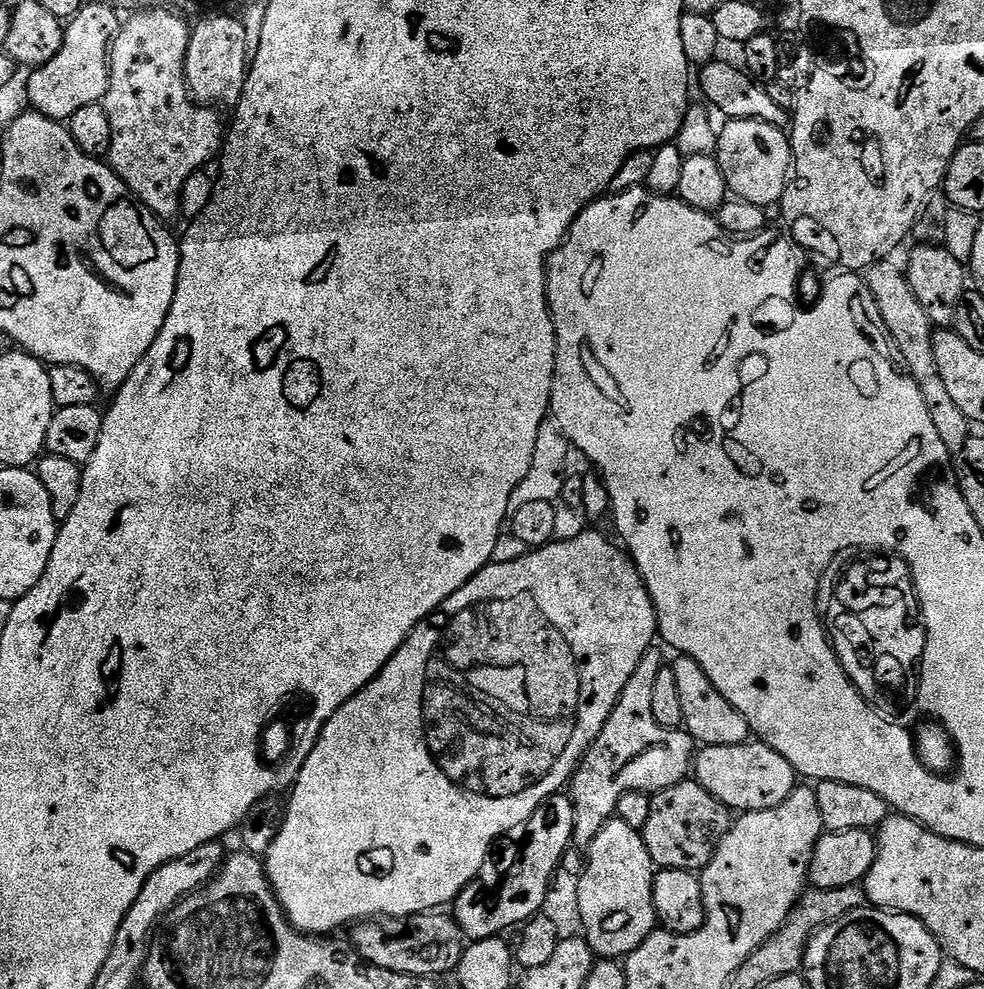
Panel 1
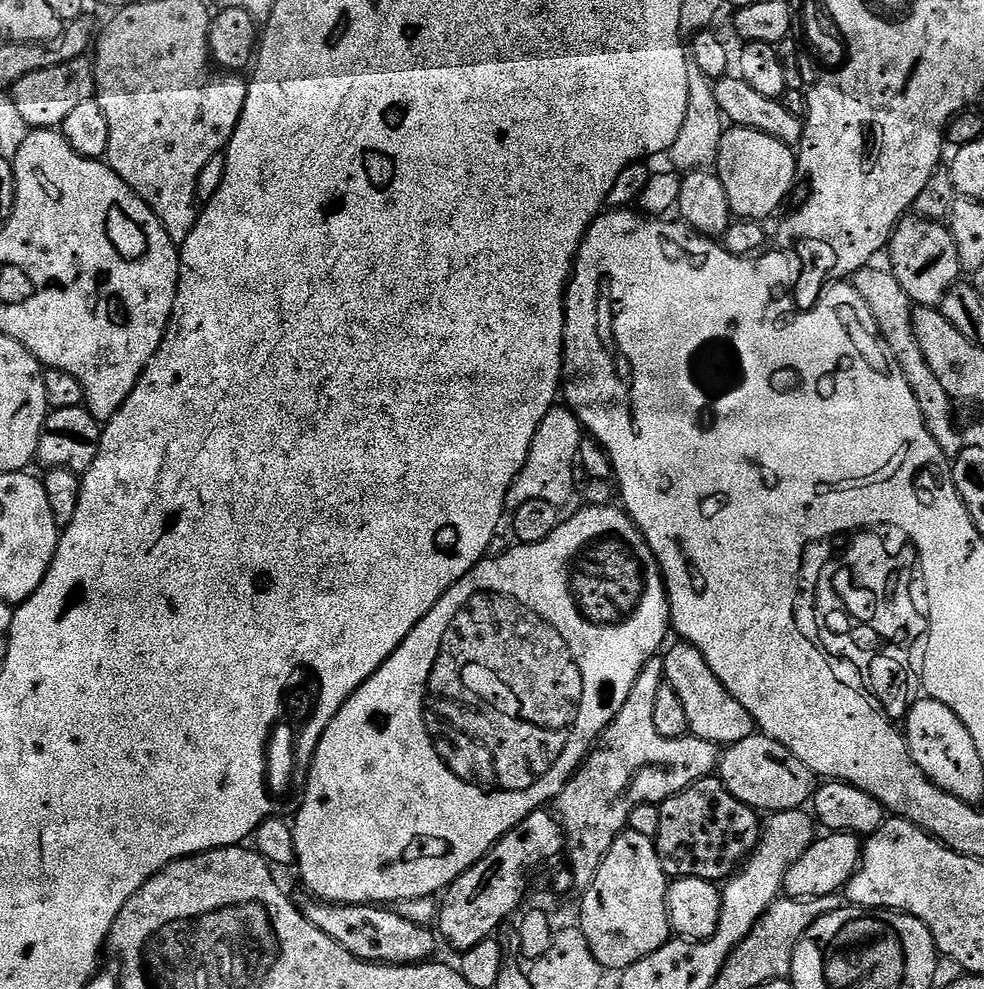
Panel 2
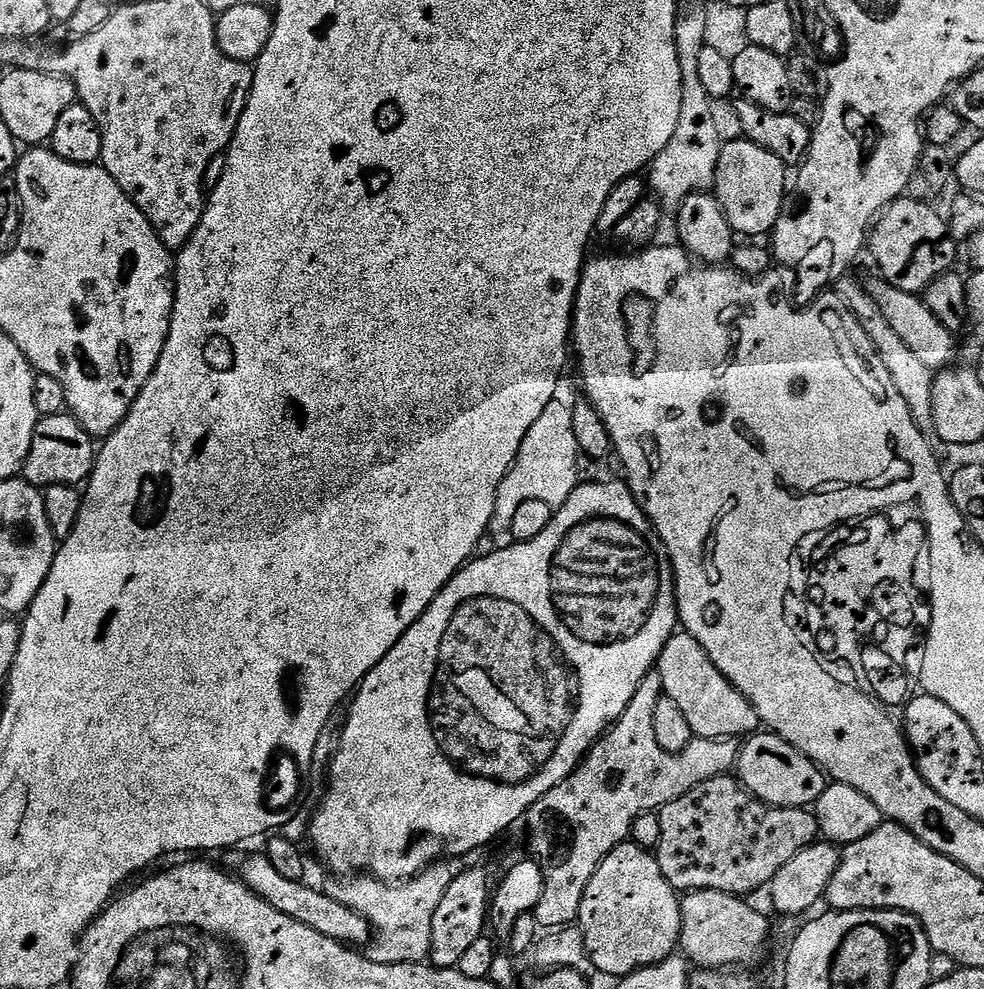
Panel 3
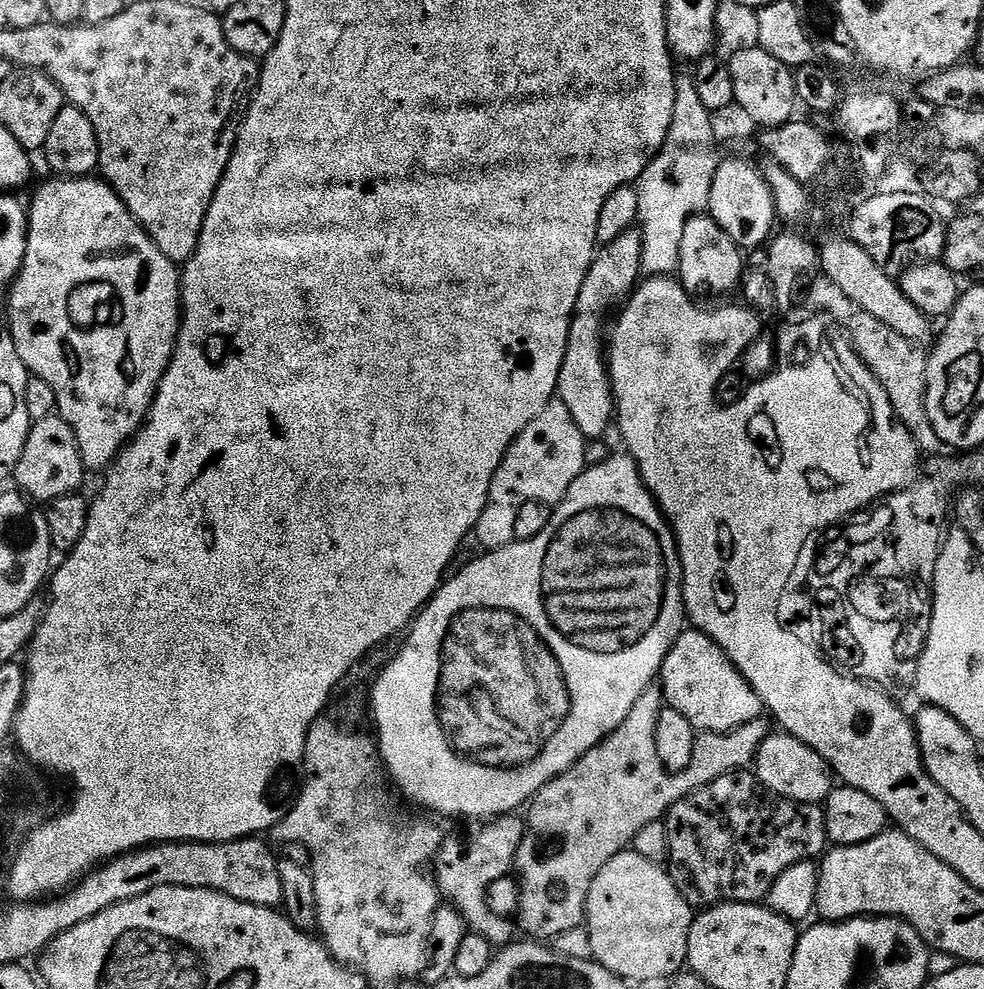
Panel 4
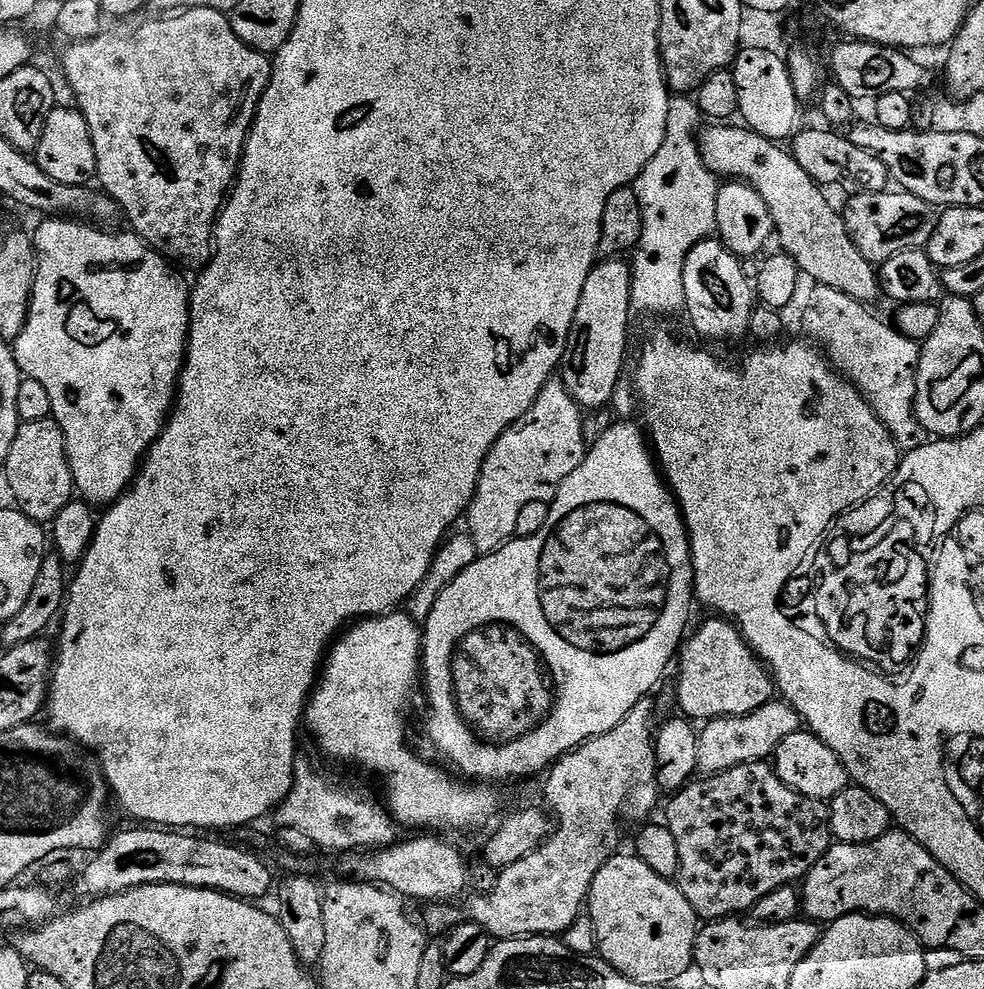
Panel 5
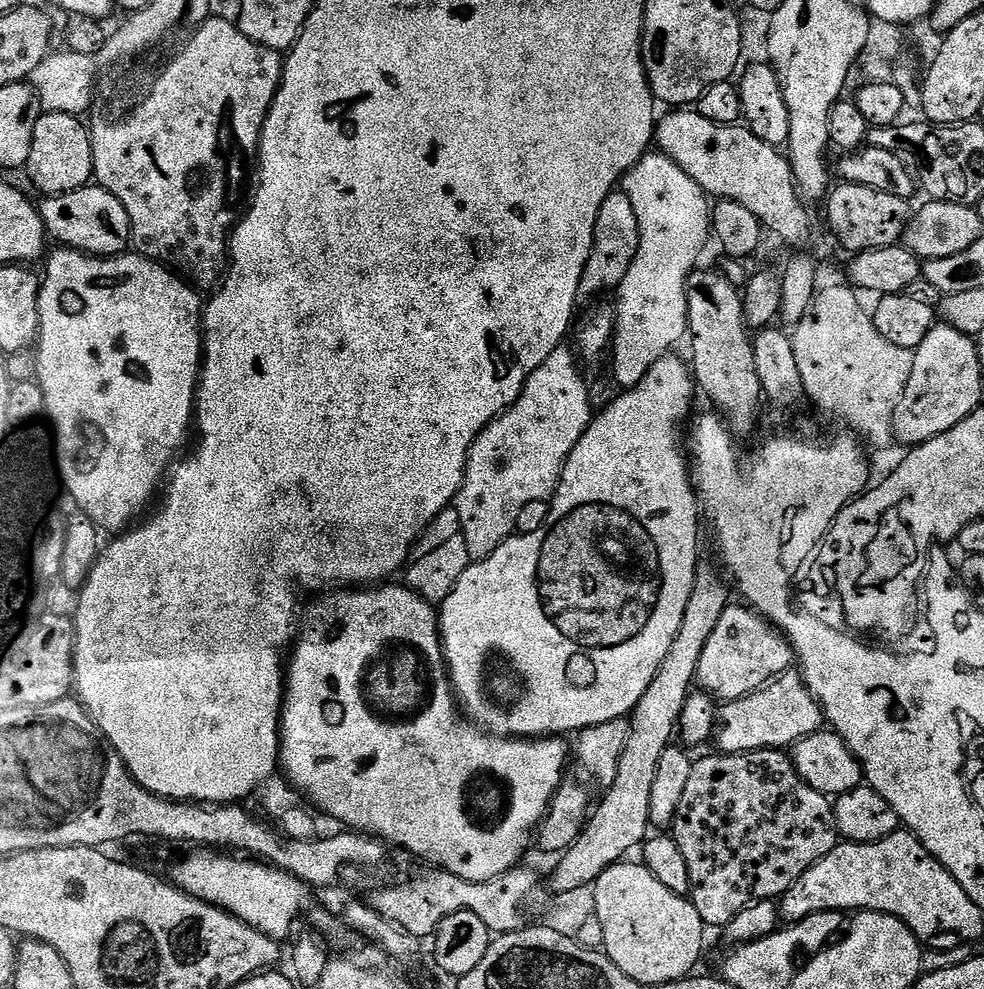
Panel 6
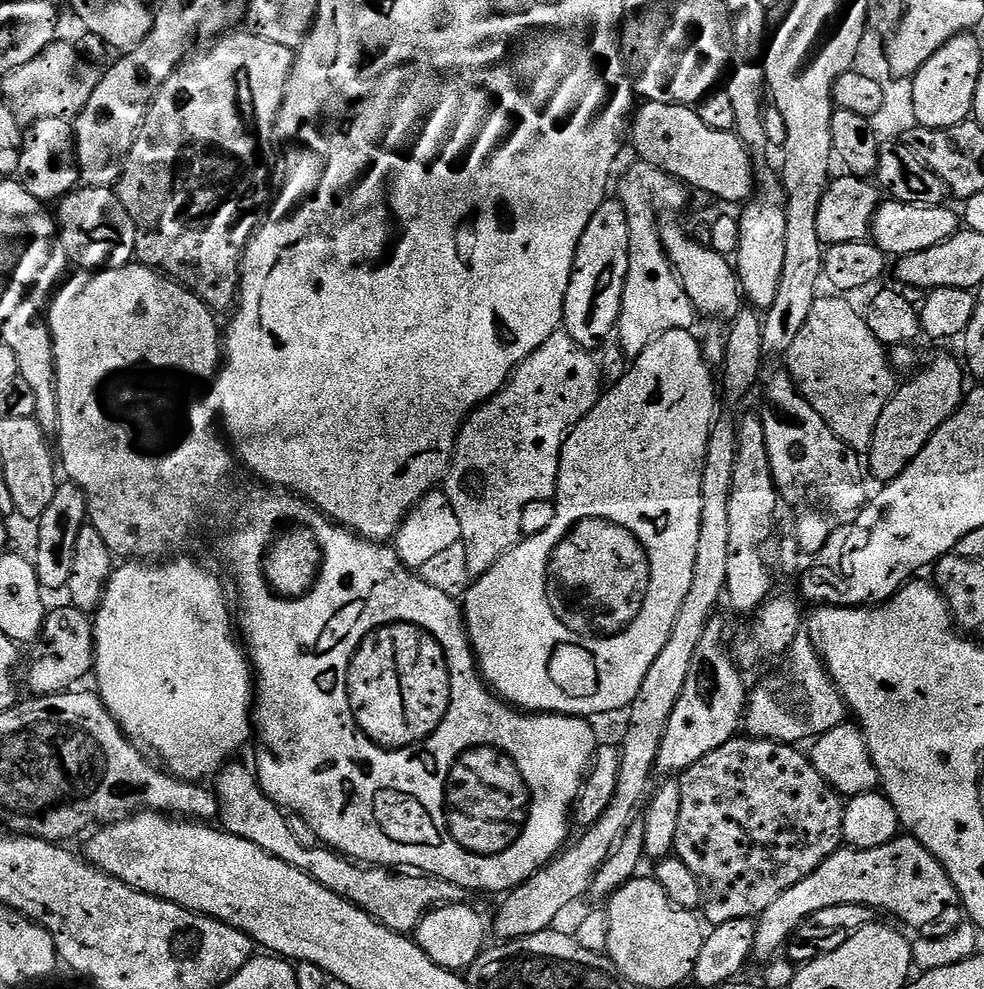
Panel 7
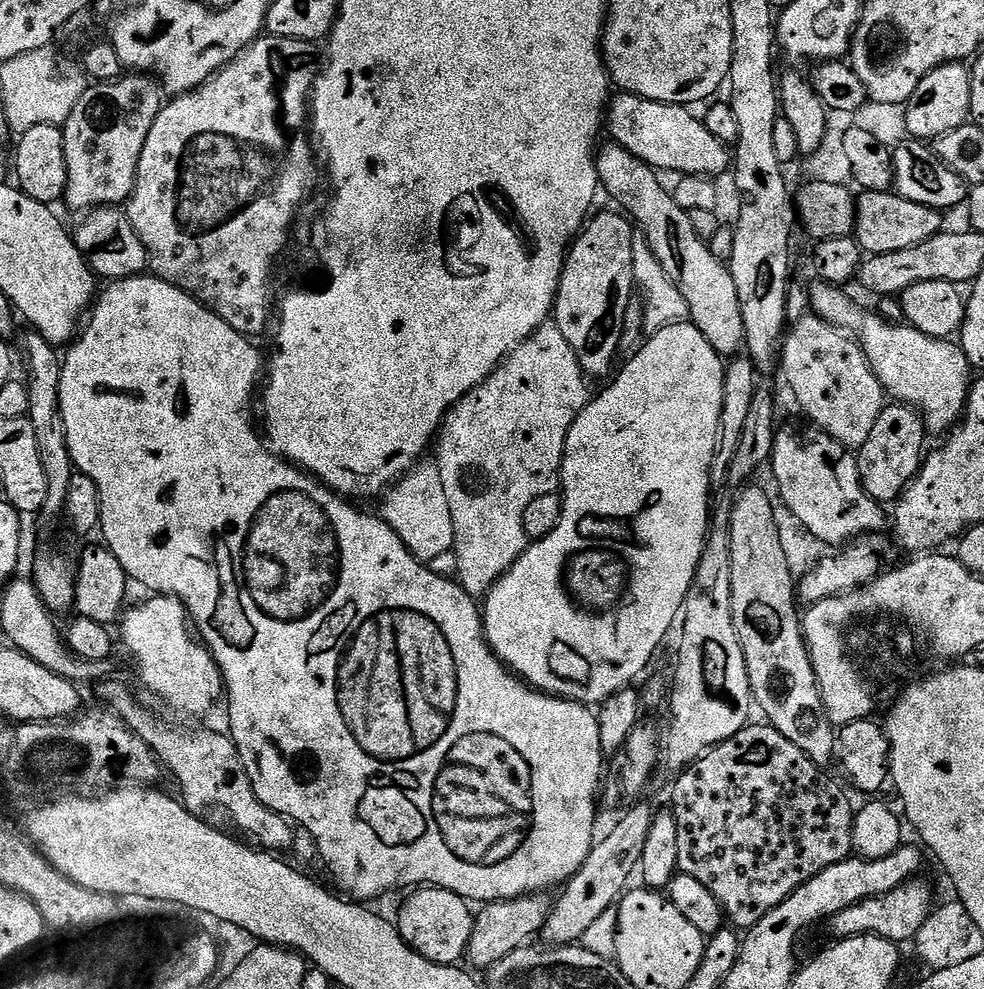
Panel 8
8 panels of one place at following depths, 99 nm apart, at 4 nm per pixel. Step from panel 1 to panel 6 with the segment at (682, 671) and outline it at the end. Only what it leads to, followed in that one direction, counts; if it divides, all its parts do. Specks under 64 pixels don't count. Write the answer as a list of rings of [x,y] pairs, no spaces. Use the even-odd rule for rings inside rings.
[[[729,606],[718,618],[718,626],[714,626],[714,634],[706,638],[706,650],[702,650],[702,658],[698,658],[698,670],[696,671],[696,684],[707,695],[720,702],[729,700],[741,700],[759,688],[769,684],[778,674],[786,670],[784,664],[784,652],[786,656],[786,641],[777,629],[769,626],[757,613],[747,606]]]

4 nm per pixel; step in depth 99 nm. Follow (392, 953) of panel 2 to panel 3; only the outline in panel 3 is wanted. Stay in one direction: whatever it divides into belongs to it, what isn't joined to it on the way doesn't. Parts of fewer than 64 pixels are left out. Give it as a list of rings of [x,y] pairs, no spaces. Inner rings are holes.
[[[258,850],[253,856],[246,857],[240,864],[238,875],[251,892],[270,902],[274,910],[310,926],[310,930],[318,930],[318,934],[326,938],[334,938],[345,946],[360,946],[356,944],[363,945],[369,939],[370,929],[362,914],[328,896],[324,890],[311,888],[308,882],[291,880],[285,875],[278,874],[276,867],[263,851]]]

